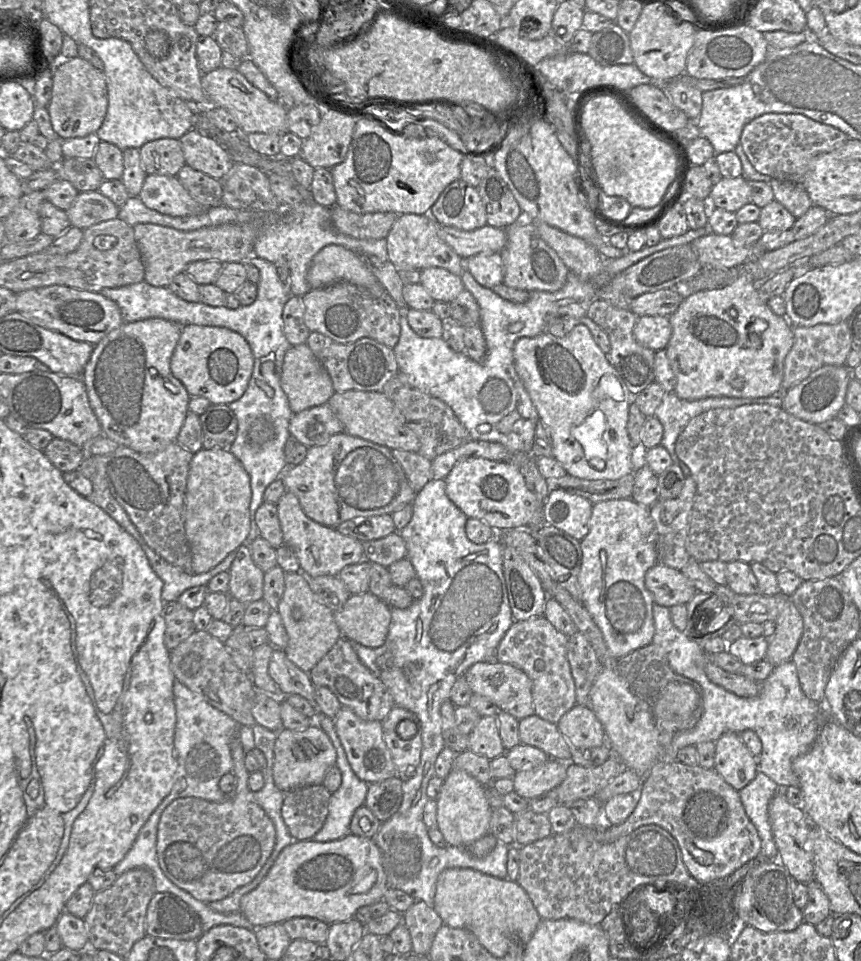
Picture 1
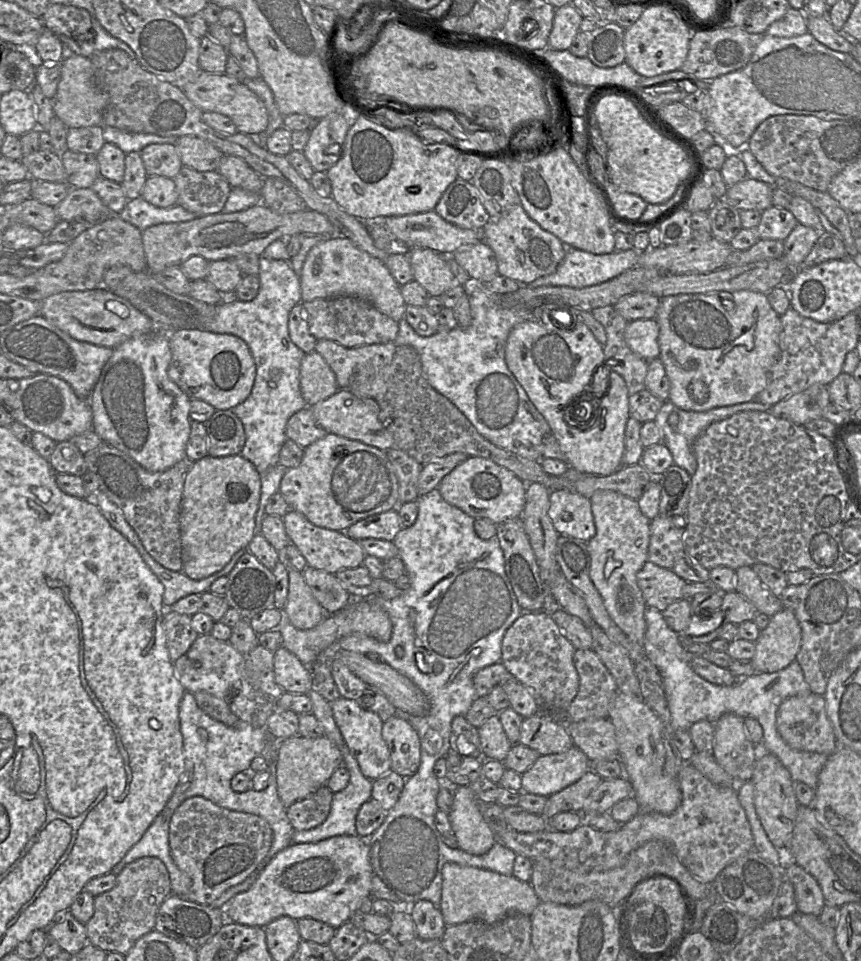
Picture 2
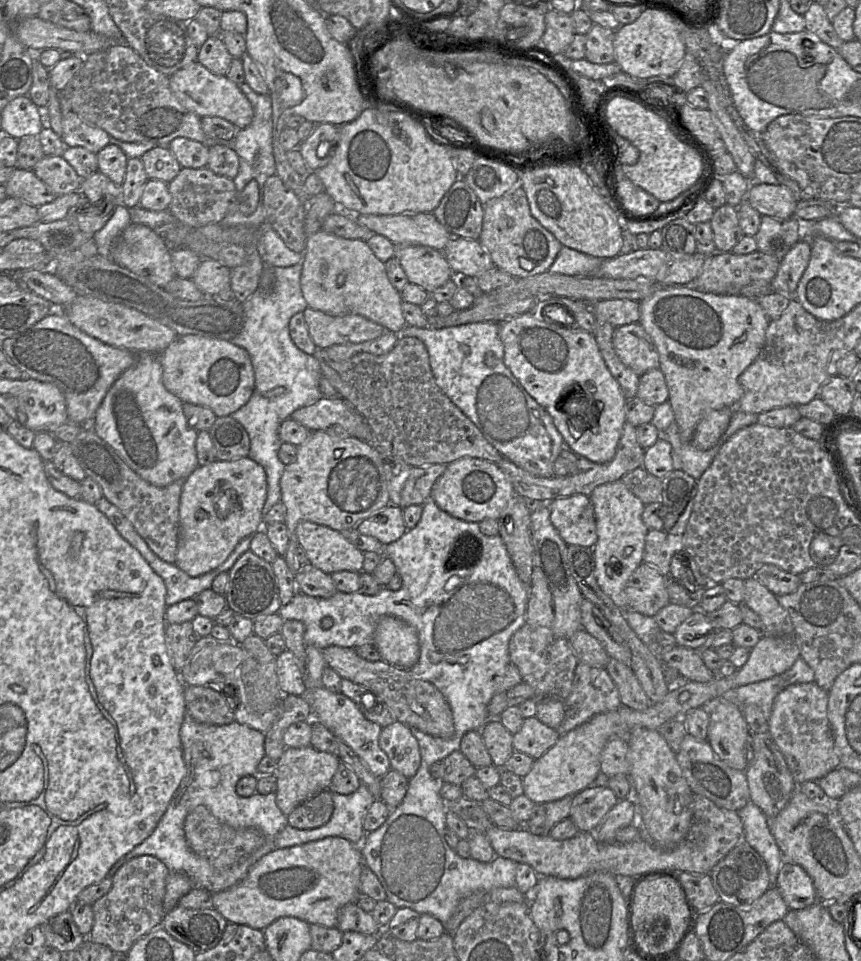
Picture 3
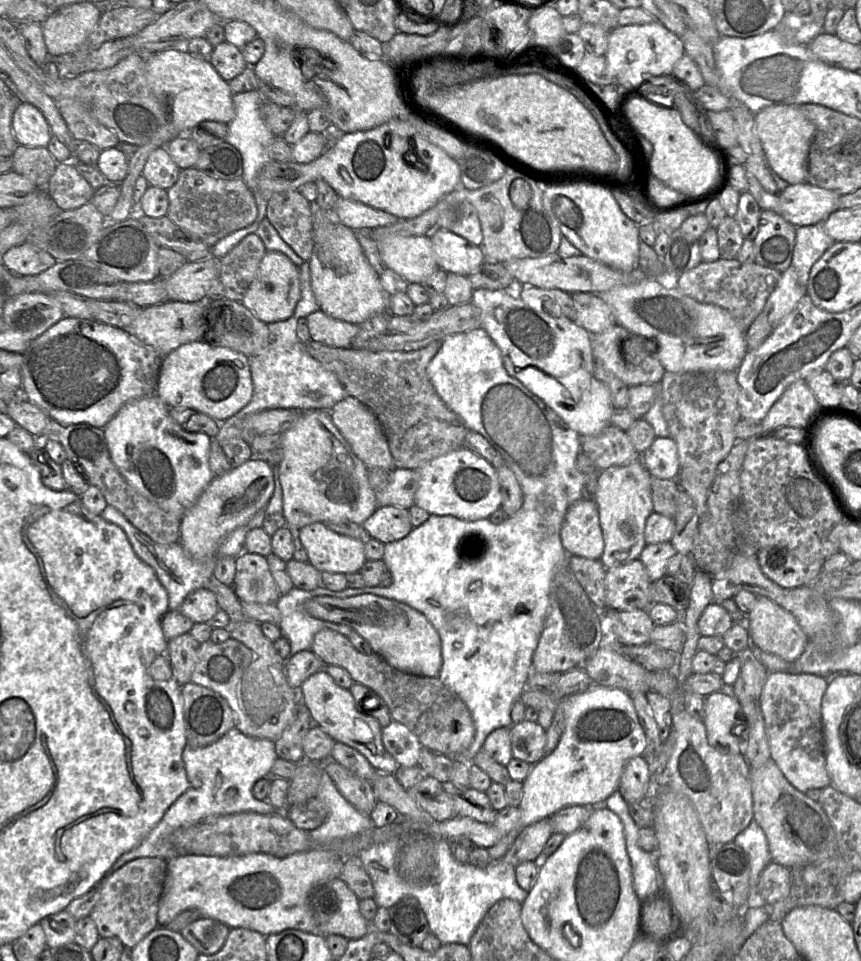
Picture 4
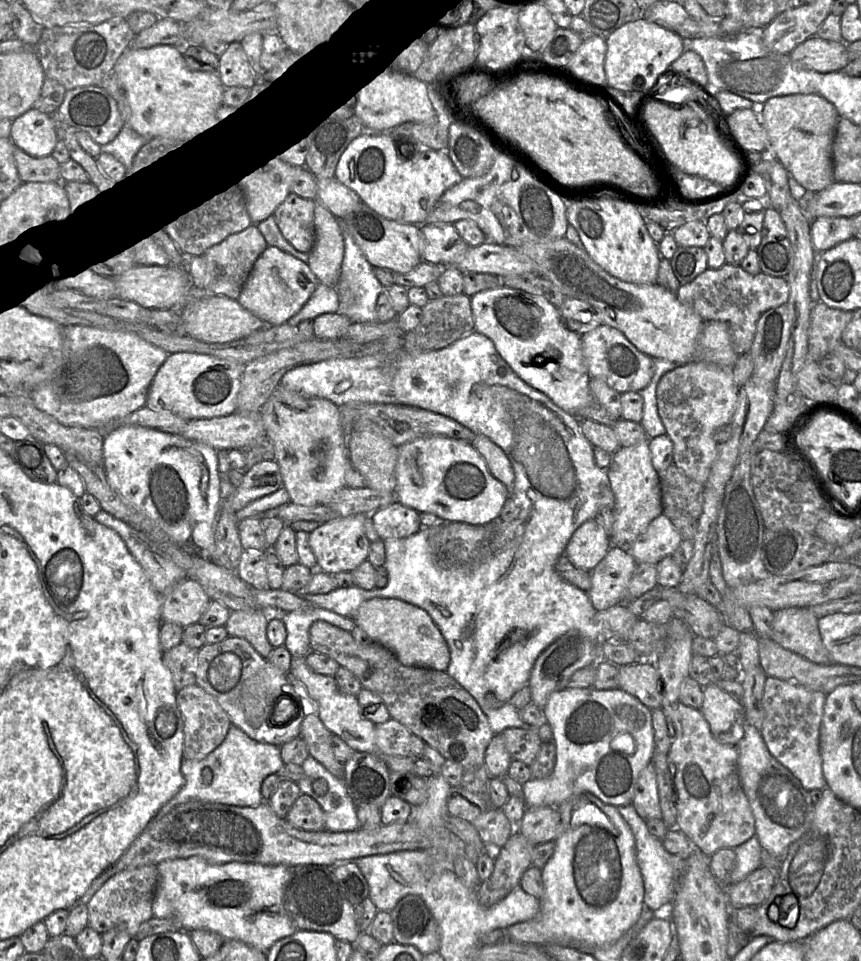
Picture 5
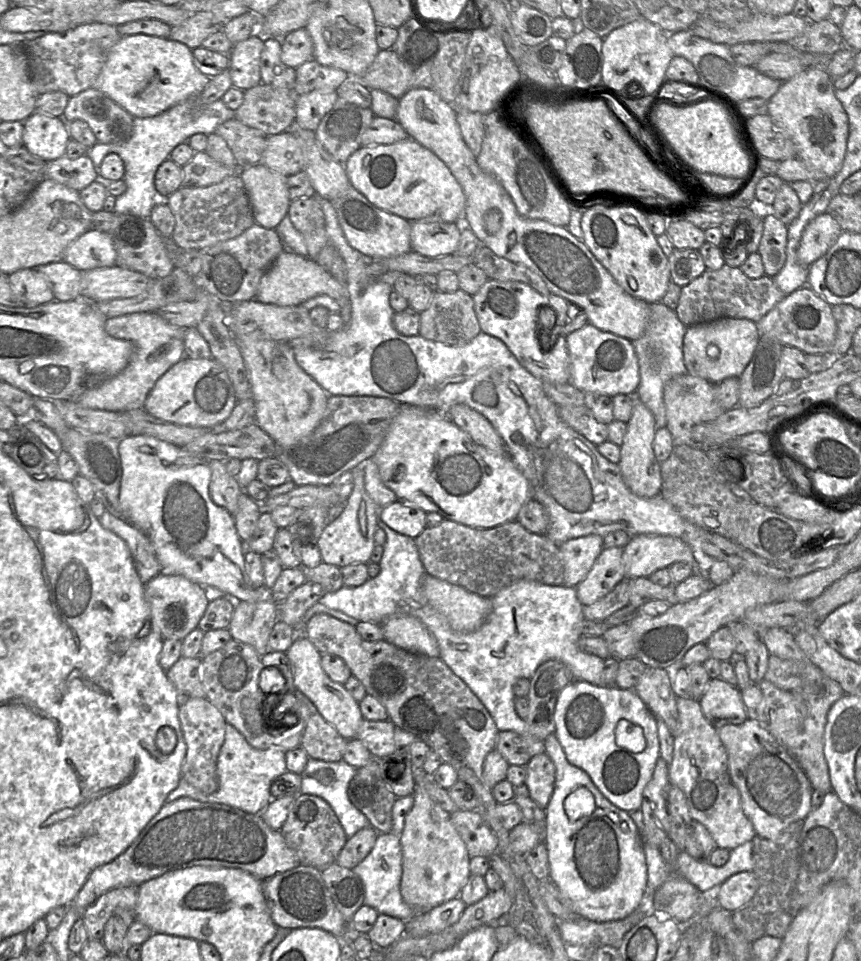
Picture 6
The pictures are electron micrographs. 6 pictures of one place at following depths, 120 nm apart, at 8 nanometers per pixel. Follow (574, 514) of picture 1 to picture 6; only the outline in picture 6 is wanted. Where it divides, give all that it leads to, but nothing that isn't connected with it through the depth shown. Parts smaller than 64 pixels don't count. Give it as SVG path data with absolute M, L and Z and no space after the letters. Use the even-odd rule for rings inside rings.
M598 534L580 536L561 543L559 549L564 565L564 585L576 587L604 549L604 538Z

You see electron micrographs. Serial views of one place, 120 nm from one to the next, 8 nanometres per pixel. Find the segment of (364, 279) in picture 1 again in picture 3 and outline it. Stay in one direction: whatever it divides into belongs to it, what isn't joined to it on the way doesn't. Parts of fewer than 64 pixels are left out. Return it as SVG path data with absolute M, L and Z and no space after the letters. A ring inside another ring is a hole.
M319 230L307 236L302 263L300 286L312 309L333 316L358 314L395 333L406 325L401 293L388 279L385 263L375 256L366 241L346 239Z

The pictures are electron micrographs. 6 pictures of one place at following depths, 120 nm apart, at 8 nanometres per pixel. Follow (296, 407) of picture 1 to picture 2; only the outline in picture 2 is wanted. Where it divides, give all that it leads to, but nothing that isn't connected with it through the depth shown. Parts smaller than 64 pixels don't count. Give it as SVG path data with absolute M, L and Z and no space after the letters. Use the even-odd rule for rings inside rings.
M316 351L303 356L299 379L300 391L307 406L315 405L340 389L335 374Z

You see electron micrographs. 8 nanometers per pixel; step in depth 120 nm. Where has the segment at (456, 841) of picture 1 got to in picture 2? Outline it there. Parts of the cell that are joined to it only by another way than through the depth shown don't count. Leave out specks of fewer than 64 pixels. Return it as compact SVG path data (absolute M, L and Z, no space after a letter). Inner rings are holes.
M468 786L454 787L448 818L458 841L458 849L468 854L483 855L498 840L484 820L478 800Z

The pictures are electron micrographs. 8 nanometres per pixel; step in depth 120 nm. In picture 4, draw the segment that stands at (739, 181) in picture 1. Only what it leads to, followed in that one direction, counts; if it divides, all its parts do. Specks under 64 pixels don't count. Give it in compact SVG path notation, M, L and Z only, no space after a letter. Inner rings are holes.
M808 182L789 185L780 193L780 215L795 227L824 222L837 210L839 194Z

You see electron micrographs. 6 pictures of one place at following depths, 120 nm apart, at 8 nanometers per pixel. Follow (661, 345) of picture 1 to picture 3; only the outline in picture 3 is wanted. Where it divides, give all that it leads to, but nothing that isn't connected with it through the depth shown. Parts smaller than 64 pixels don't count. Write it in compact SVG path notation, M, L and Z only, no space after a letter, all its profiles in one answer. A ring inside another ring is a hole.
M639 322L616 327L612 342L621 362L639 376L659 368L657 348Z

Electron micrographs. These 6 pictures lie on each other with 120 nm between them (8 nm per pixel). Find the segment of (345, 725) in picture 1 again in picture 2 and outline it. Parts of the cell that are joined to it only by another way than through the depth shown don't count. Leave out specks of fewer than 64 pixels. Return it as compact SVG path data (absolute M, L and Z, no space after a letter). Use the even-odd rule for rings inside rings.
M343 697L330 703L330 706L335 723L362 774L374 781L388 773L391 770L391 760L388 747L382 738L383 721L380 717L361 708L355 701Z

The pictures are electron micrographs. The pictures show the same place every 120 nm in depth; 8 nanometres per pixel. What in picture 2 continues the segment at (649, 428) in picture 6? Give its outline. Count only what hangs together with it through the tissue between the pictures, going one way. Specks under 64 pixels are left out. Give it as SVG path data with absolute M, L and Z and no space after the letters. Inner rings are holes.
M598 490L590 498L596 533L588 541L591 557L590 578L603 599L612 620L634 641L644 645L647 629L645 609L647 607L637 584L637 572L648 561L650 541L650 519L640 510L638 500L612 490Z

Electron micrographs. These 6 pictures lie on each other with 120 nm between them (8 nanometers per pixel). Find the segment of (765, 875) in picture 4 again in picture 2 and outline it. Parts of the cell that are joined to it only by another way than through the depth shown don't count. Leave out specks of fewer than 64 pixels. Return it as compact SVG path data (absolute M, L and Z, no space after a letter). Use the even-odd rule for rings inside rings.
M796 863L787 866L782 871L785 880L789 880L794 887L797 910L819 916L825 900L817 880Z

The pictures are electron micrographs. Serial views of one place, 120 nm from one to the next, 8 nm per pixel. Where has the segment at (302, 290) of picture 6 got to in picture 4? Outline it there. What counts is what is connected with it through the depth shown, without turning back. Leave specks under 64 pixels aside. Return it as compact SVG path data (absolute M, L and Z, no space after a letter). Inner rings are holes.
M266 250L255 278L240 302L259 320L268 324L291 317L300 297L301 282L299 267L285 254Z

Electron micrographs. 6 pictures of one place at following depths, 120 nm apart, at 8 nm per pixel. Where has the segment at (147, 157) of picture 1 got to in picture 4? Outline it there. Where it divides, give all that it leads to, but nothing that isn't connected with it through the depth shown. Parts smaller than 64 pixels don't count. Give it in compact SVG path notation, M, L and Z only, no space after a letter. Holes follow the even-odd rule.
M159 146L150 153L142 175L149 185L167 190L176 182L180 171L166 147Z

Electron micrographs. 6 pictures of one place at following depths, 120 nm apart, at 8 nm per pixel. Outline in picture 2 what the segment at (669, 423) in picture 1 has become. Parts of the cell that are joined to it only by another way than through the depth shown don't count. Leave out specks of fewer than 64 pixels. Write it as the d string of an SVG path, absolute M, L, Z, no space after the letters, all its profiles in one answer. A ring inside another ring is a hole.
M664 401L662 408L658 412L655 422L662 432L662 442L670 450L673 462L675 465L685 469L690 476L692 476L697 469L697 460L693 452L693 444L695 440L713 423L724 420L735 413L758 410L768 411L773 405L763 404L759 401L750 401L739 403L731 406L716 407L708 411L696 412L682 410L671 401ZM672 412L676 412L679 415L679 423L677 427L671 427L668 422L668 417Z

